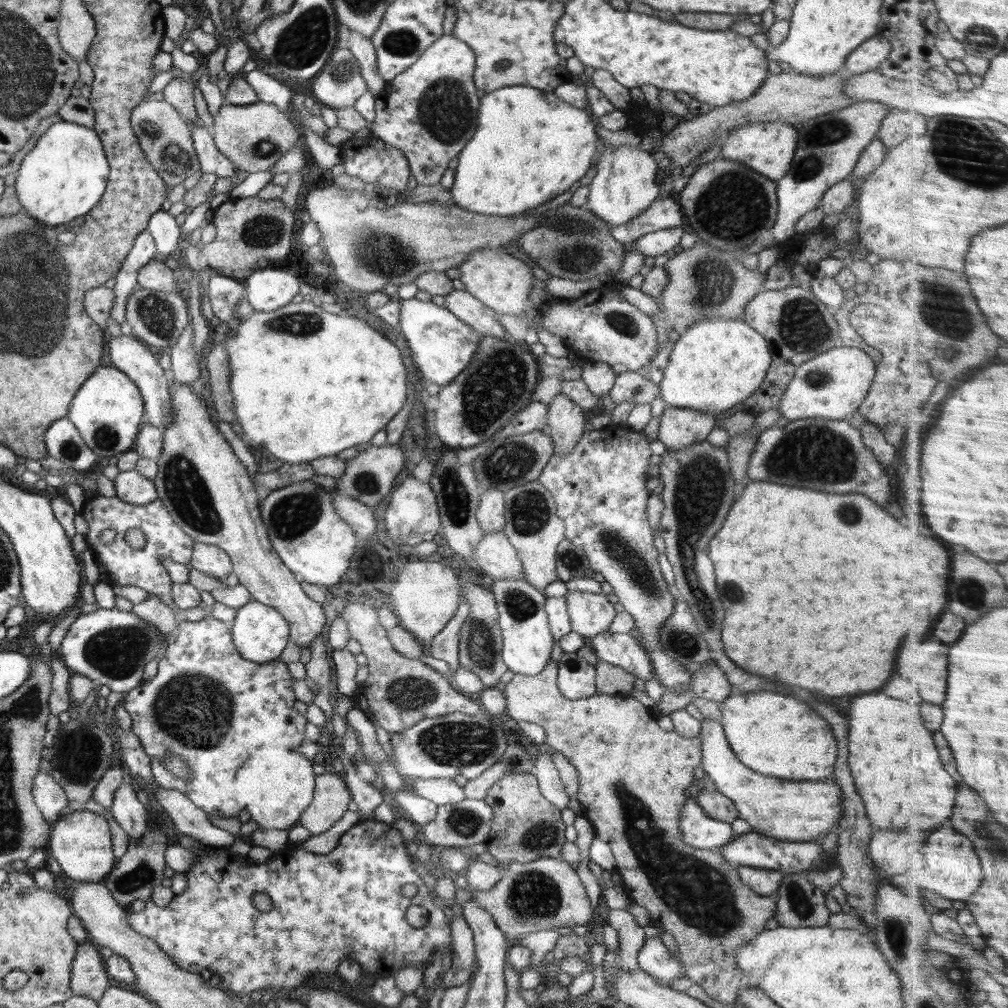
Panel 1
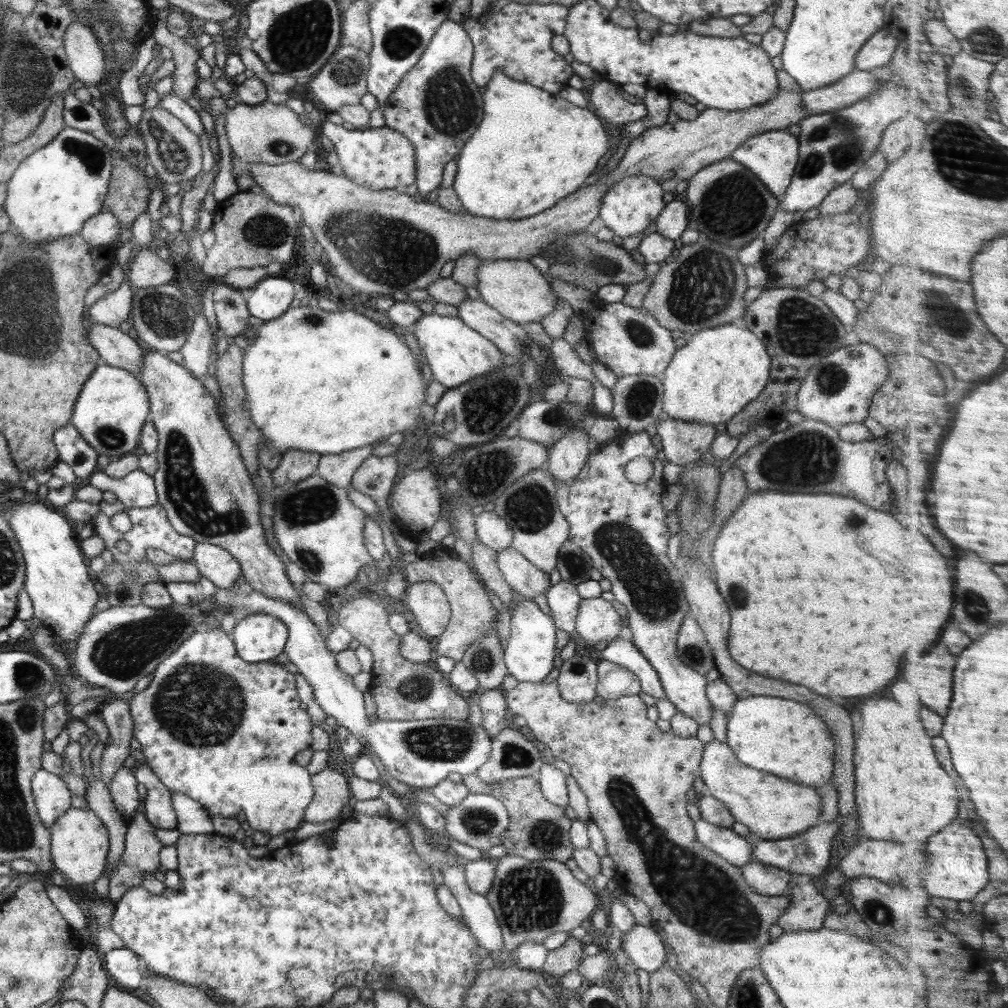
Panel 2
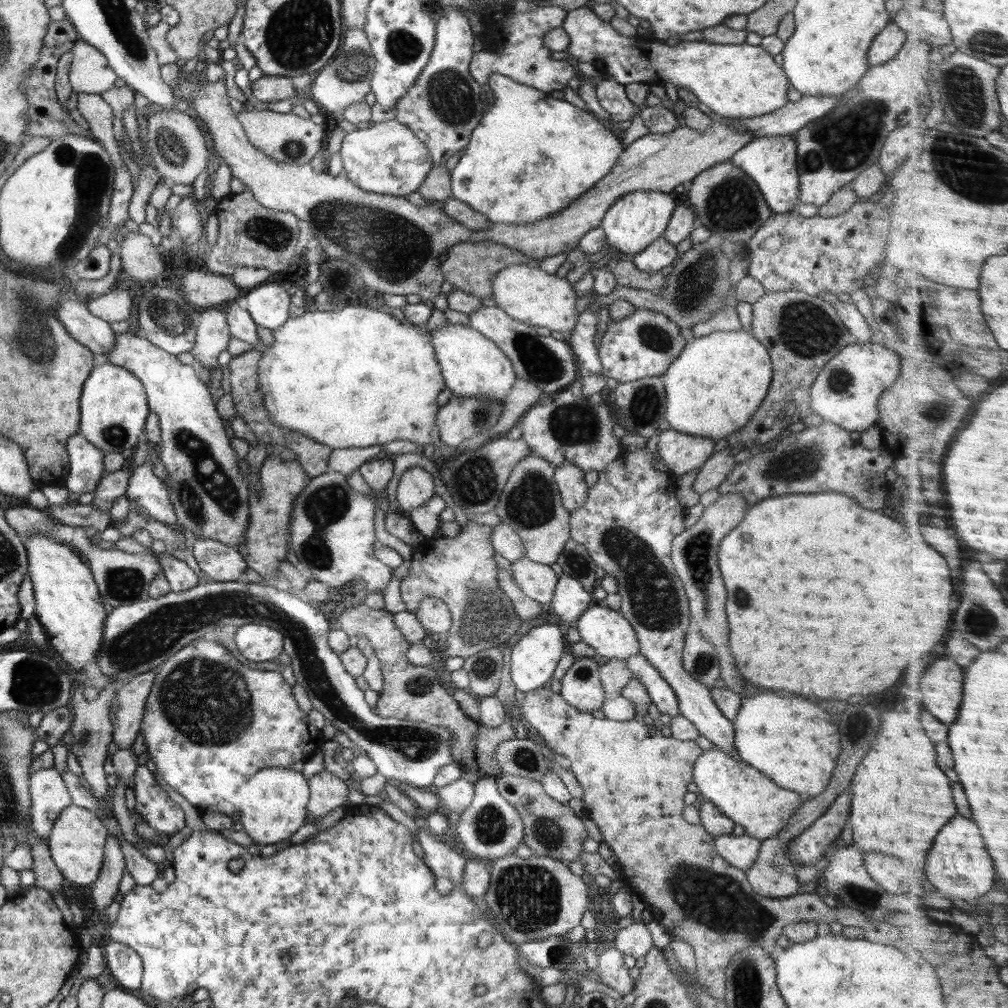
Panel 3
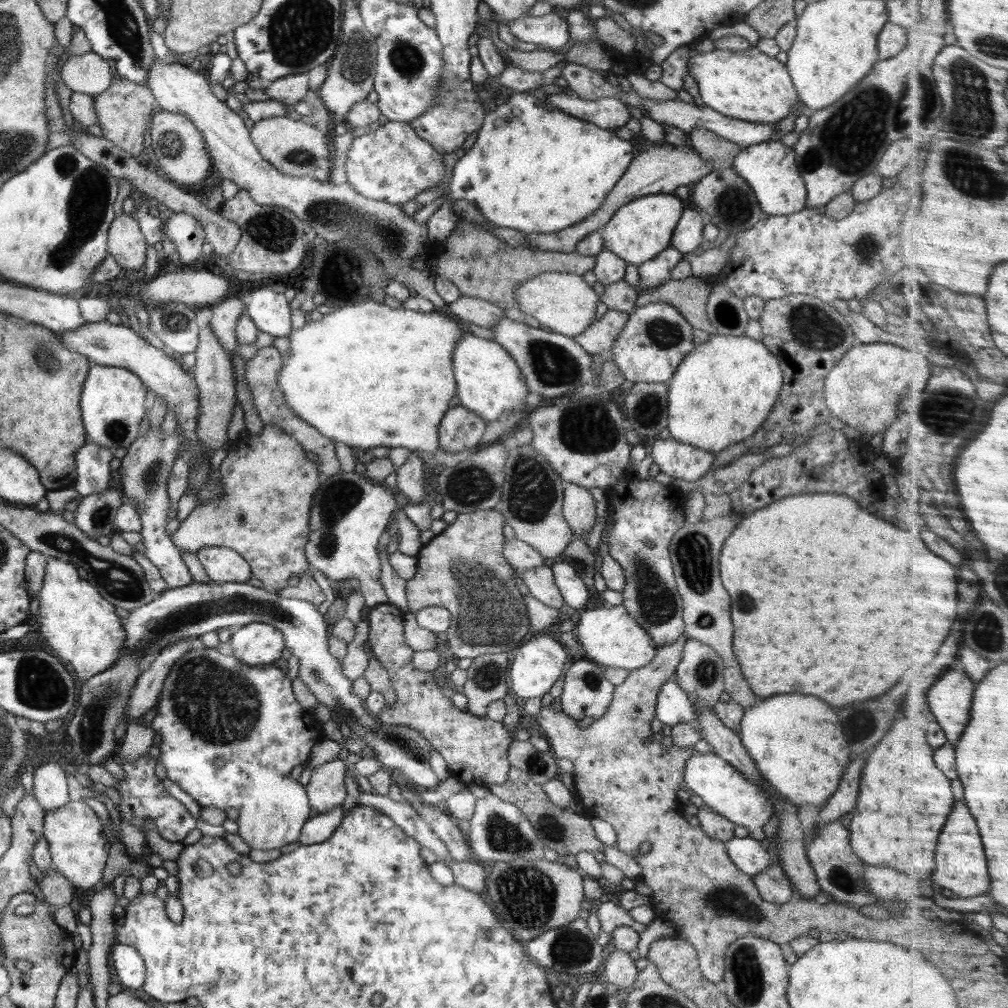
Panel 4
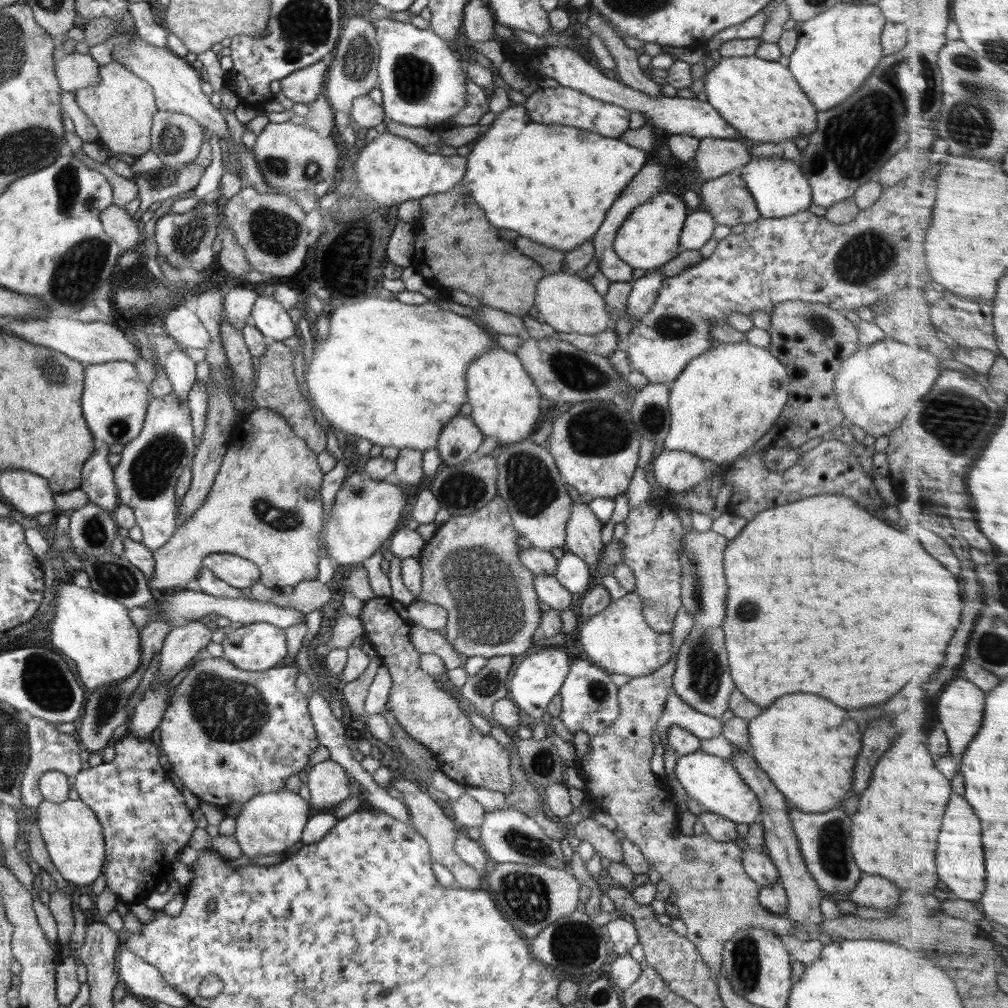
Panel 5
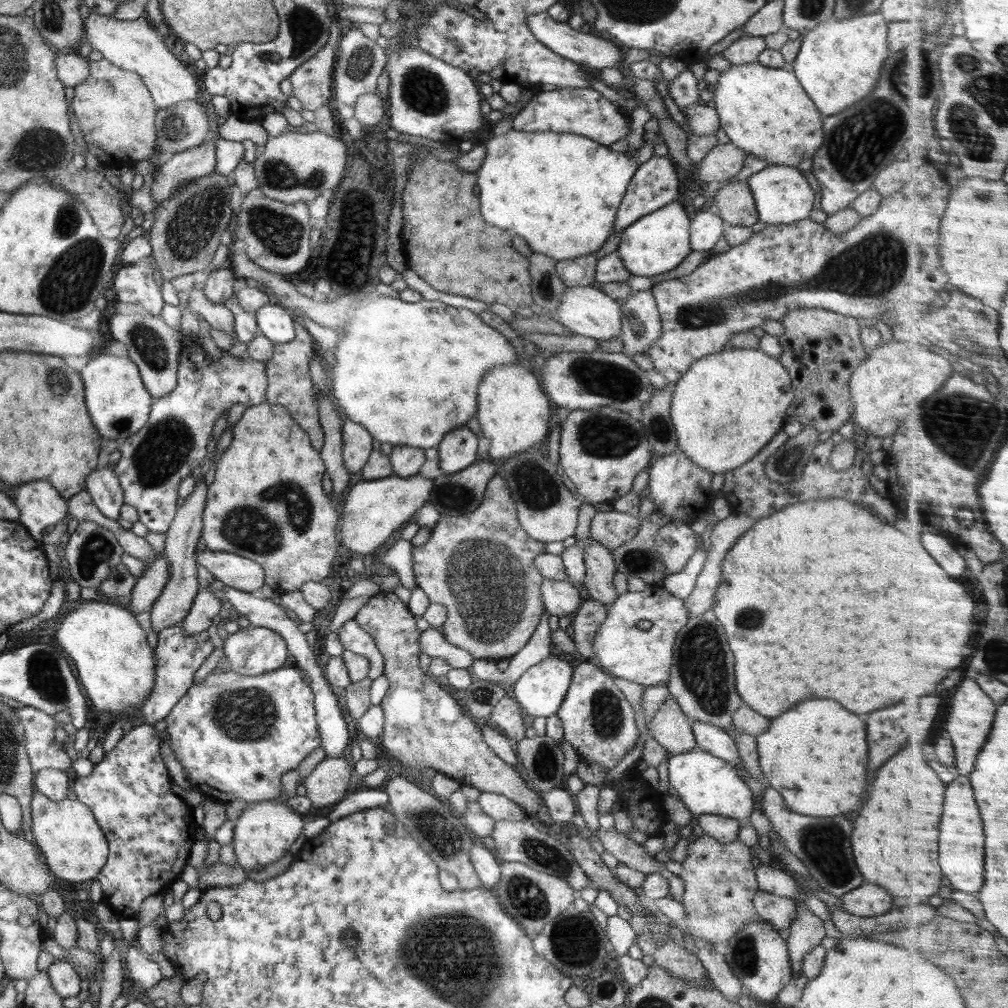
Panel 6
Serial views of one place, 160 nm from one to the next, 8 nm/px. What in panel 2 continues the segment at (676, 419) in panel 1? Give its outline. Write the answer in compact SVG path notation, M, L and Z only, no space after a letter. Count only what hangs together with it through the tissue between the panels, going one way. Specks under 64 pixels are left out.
M669 418L658 421L657 433L662 441L664 460L685 466L711 450L711 444L718 431L714 424Z

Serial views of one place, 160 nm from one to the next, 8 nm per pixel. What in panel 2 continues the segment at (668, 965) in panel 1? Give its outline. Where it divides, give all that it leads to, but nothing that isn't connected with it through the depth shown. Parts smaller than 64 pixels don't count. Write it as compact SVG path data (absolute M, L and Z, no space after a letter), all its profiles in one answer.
M636 923L621 939L621 949L626 951L637 968L649 973L666 963L664 945L651 927Z

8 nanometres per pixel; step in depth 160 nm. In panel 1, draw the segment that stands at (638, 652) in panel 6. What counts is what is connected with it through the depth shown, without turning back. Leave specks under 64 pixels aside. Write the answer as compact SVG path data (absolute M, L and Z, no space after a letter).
M567 591L565 602L571 630L586 638L609 630L618 609L603 593Z

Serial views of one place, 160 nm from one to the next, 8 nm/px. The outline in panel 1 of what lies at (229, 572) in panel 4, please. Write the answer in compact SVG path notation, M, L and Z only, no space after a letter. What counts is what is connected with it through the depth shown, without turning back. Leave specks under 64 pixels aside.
M194 543L191 563L188 566L222 582L233 573L232 562L226 552L210 544Z

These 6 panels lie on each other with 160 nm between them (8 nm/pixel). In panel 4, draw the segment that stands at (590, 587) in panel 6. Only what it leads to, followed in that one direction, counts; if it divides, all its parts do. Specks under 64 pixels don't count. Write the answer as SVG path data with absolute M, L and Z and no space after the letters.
M573 482L564 483L562 514L574 538L587 539L596 520L595 500L589 490Z

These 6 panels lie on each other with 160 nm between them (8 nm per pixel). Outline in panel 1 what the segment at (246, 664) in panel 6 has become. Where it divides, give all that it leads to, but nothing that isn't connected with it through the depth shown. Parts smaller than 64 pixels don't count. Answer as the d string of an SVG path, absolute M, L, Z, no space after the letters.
M258 601L241 606L230 628L236 650L242 658L255 663L279 660L282 650L290 642L288 622L274 608Z

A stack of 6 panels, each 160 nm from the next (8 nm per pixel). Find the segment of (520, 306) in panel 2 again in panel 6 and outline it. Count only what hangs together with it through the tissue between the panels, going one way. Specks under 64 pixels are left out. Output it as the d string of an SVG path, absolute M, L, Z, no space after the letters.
M565 286L565 291L557 308L558 322L570 333L594 338L600 343L621 337L621 308L617 299L610 298L600 289L588 286Z

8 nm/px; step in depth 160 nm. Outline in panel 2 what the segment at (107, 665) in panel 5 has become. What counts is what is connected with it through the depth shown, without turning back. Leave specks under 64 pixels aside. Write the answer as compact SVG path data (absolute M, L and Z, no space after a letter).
M16 500L7 521L25 562L23 588L32 601L33 618L42 621L49 633L58 636L62 642L76 642L86 623L94 617L94 606L100 596L90 580L89 568L84 564L72 523L56 513L46 501Z

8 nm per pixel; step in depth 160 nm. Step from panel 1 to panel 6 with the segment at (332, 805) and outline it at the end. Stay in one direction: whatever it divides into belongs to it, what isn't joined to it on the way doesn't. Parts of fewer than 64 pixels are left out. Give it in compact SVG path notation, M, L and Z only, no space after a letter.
M327 756L301 781L301 789L314 807L336 804L346 796L350 776L350 765L344 757Z

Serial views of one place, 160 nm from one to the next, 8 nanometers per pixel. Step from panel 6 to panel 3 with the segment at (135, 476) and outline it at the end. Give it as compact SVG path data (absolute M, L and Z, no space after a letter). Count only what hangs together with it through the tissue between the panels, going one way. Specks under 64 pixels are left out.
M165 551L163 554L158 554L157 558L162 565L163 576L169 582L171 592L186 592L200 584L197 575L186 562L178 560L175 552Z

